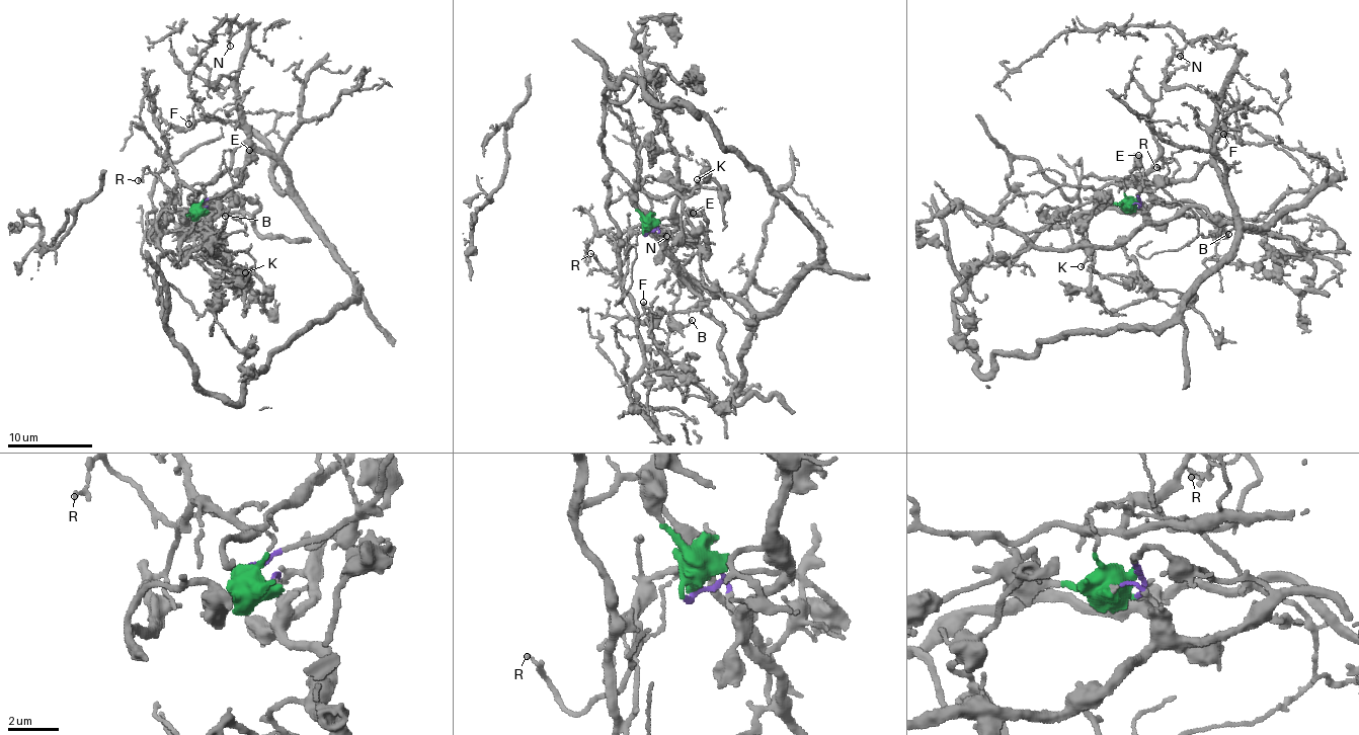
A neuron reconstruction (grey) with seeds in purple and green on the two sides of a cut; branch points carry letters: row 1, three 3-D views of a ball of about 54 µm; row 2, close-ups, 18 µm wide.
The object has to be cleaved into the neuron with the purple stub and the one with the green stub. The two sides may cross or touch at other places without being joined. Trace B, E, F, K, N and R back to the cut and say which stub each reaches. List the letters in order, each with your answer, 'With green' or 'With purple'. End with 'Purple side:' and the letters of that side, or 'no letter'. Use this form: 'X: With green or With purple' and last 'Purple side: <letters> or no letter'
B: With purple
E: With purple
F: With green
K: With purple
N: With green
R: With green
Purple side: B, E, K

